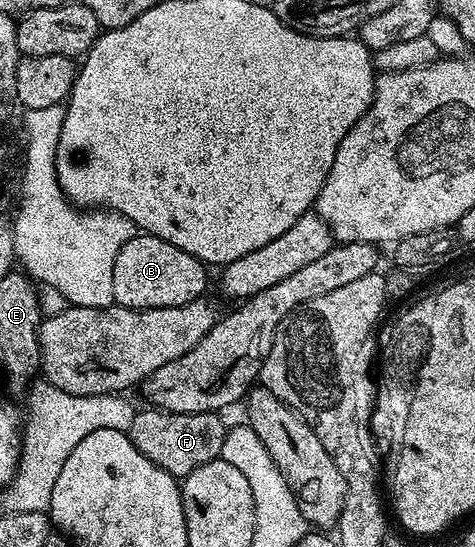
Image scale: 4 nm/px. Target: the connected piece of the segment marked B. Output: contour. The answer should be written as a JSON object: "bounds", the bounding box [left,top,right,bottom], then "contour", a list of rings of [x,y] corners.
{"bounds":[114,233,209,309],"contour":[[[137,233],[133,239],[127,241],[115,258],[114,277],[114,304],[119,307],[133,307],[139,309],[159,309],[160,307],[182,307],[191,301],[202,298],[206,294],[205,286],[209,283],[206,264],[200,259],[163,241],[154,235]]]}

